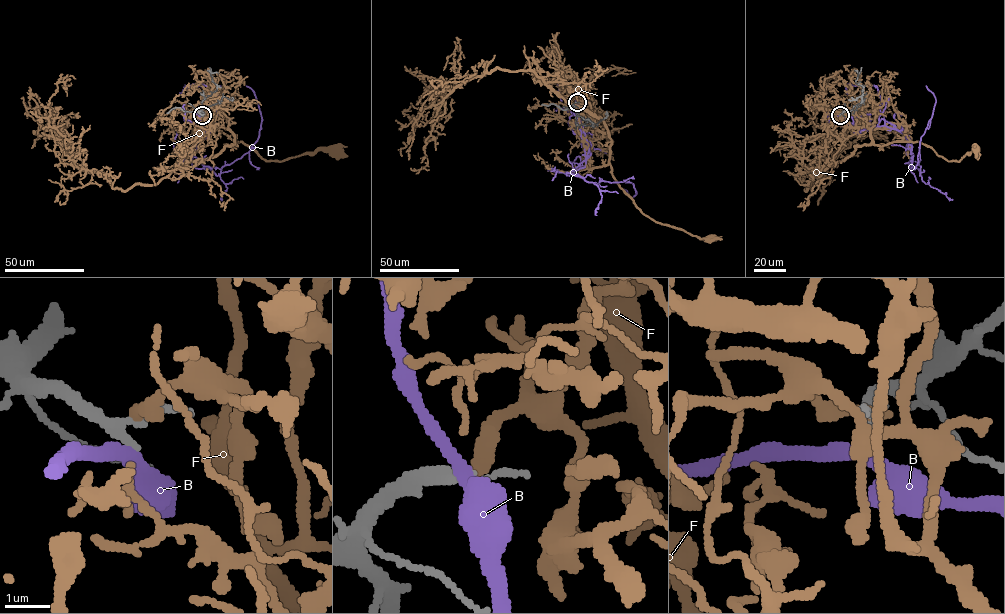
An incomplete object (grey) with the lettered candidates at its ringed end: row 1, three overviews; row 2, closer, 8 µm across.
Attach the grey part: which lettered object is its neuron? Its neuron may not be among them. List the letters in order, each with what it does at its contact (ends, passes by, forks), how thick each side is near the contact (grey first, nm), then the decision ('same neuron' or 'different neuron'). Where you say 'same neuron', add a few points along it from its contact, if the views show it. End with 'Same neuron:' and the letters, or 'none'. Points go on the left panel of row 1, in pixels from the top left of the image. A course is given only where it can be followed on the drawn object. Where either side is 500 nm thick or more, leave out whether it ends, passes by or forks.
B: it passes by; 180 nm thick on the grey side, 320 nm on the other; different neuron
F: it ends there; 280 nm thick on the grey side, 320 nm on the other; different neuron
Same neuron: none

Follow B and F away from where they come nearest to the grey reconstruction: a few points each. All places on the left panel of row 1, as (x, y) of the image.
B: (203, 116), (206, 130), (214, 127), (192, 149), (218, 175), (258, 136), (262, 118), (254, 92), (246, 85)
F: (203, 114), (214, 127), (229, 130), (237, 146), (235, 141), (249, 145), (265, 161), (335, 150)

